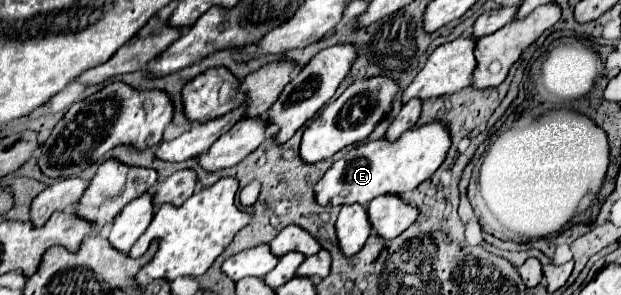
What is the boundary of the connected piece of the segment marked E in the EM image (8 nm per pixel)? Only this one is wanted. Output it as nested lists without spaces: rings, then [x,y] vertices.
[[[432,122],[410,128],[394,142],[380,138],[374,142],[354,146],[340,160],[336,160],[332,168],[316,184],[316,200],[320,204],[334,204],[334,206],[352,202],[366,206],[376,196],[388,192],[404,194],[408,190],[414,190],[420,182],[428,180],[440,168],[440,164],[446,160],[450,144],[452,142],[448,126]]]

